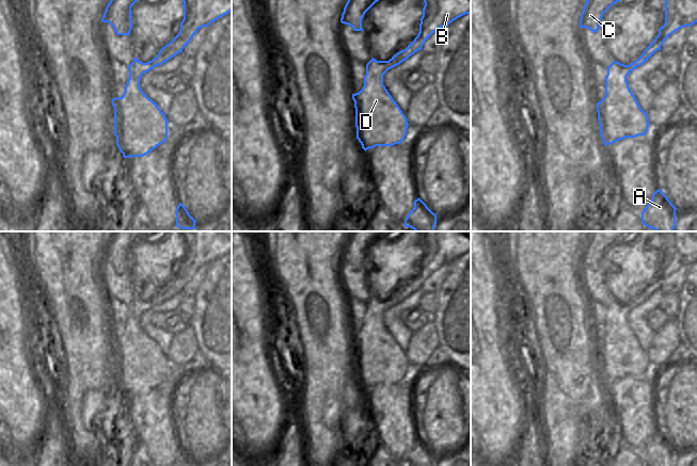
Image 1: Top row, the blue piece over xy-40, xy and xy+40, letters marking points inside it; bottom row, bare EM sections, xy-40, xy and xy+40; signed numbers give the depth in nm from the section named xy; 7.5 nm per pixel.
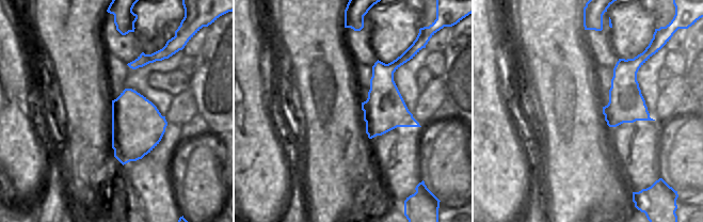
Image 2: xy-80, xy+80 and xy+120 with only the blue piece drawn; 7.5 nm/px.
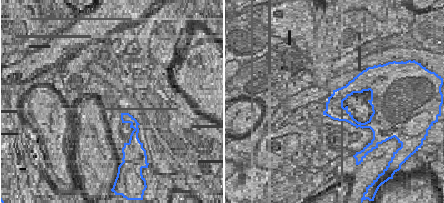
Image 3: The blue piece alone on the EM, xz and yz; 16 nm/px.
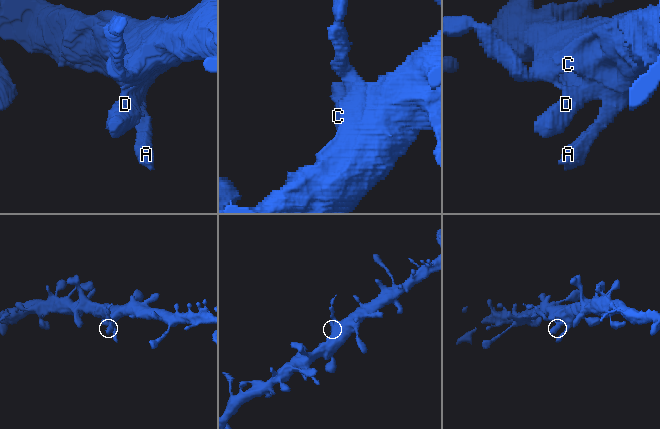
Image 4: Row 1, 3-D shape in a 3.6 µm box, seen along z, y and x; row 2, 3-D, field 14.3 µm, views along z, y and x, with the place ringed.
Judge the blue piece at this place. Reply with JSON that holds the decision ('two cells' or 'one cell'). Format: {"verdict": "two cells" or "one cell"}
{"verdict": "one cell"}

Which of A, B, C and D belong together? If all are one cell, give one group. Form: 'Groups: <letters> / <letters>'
Groups: A B C D.

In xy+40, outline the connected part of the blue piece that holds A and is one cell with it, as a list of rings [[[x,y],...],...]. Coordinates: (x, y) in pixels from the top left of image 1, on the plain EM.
[[[659,428],[641,451],[641,461],[647,466],[675,466],[676,449],[677,447]]]

